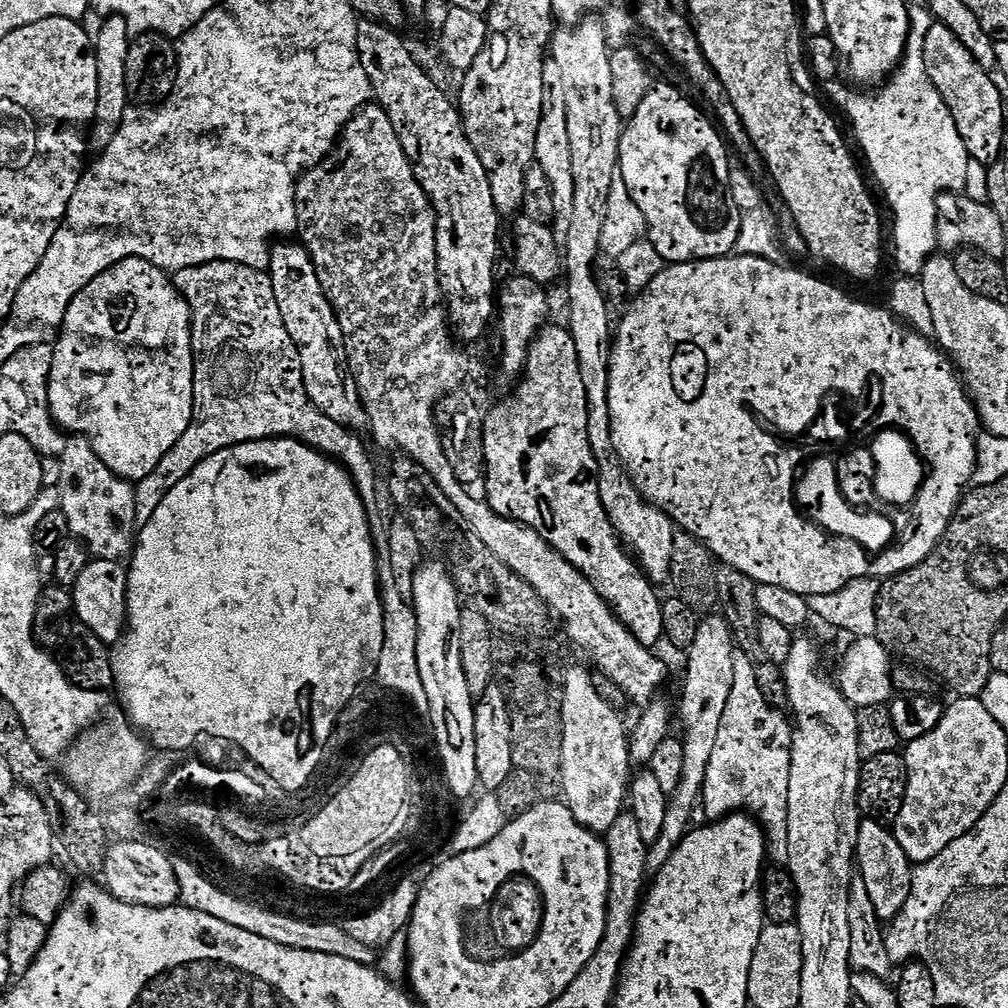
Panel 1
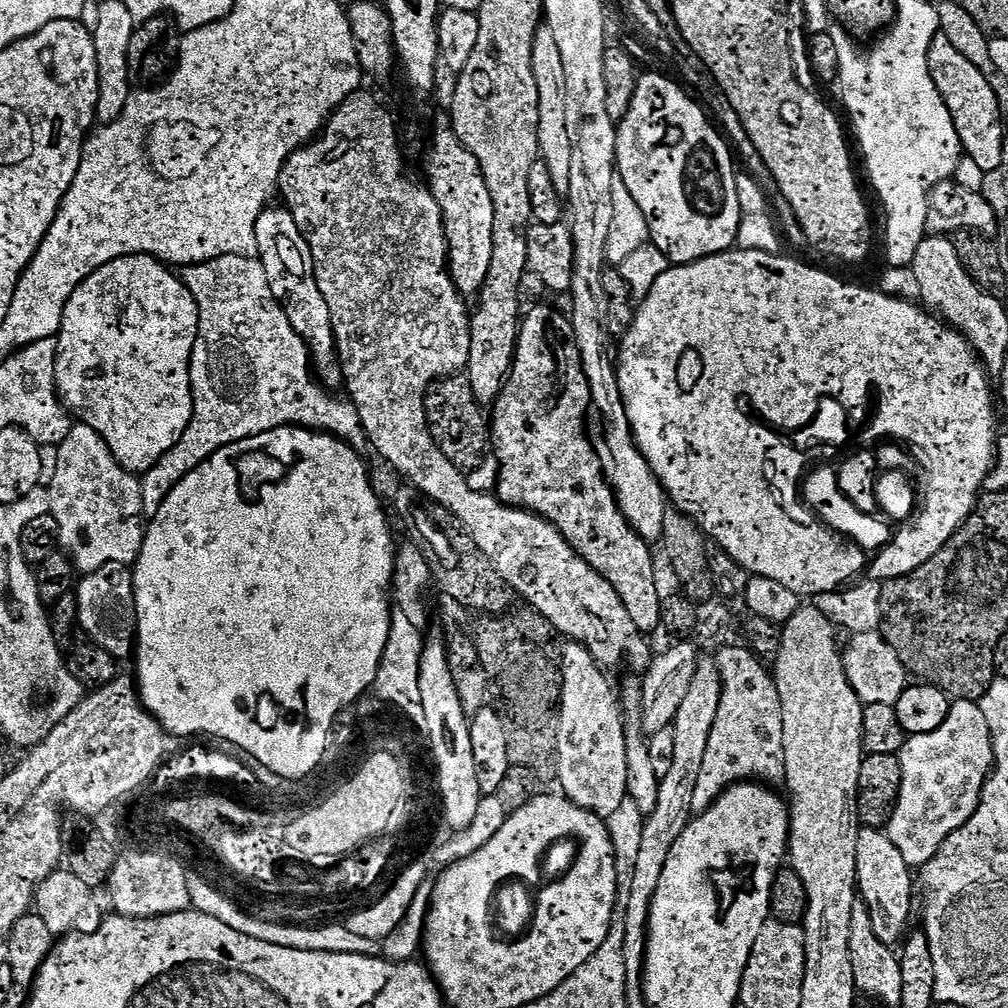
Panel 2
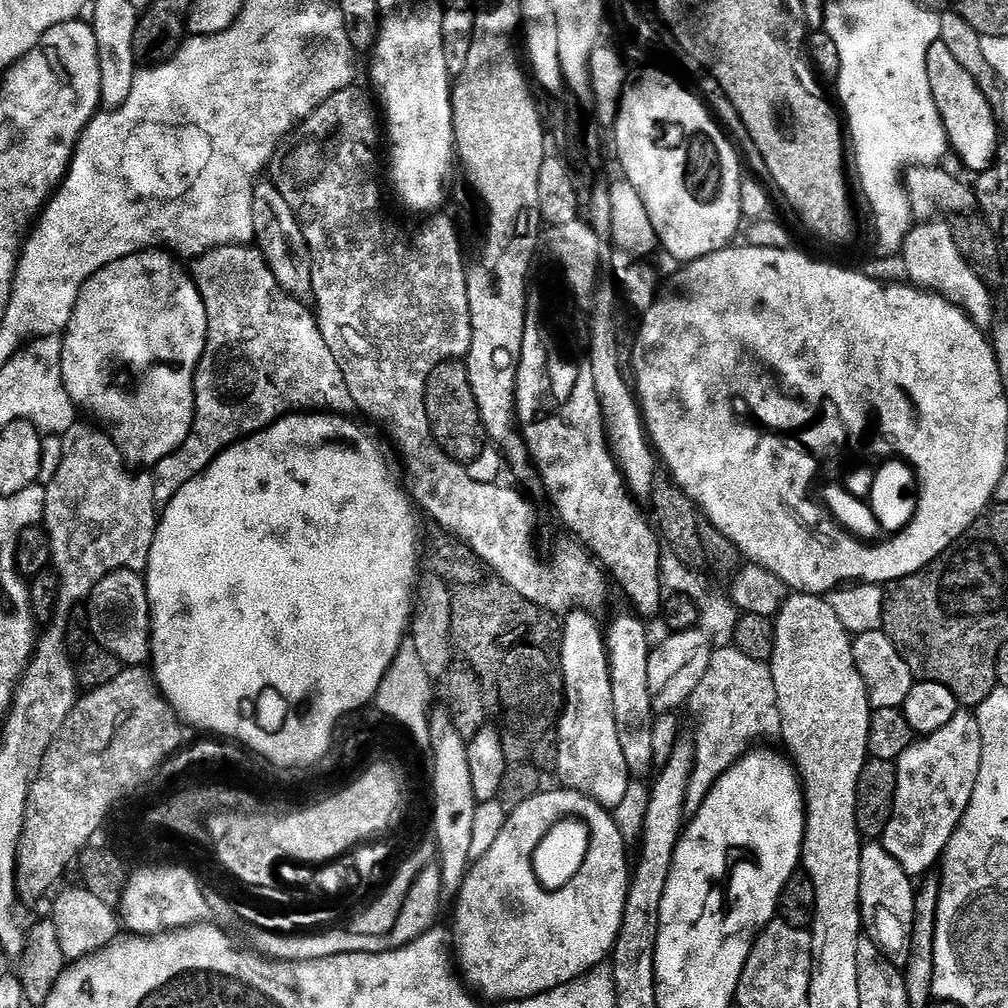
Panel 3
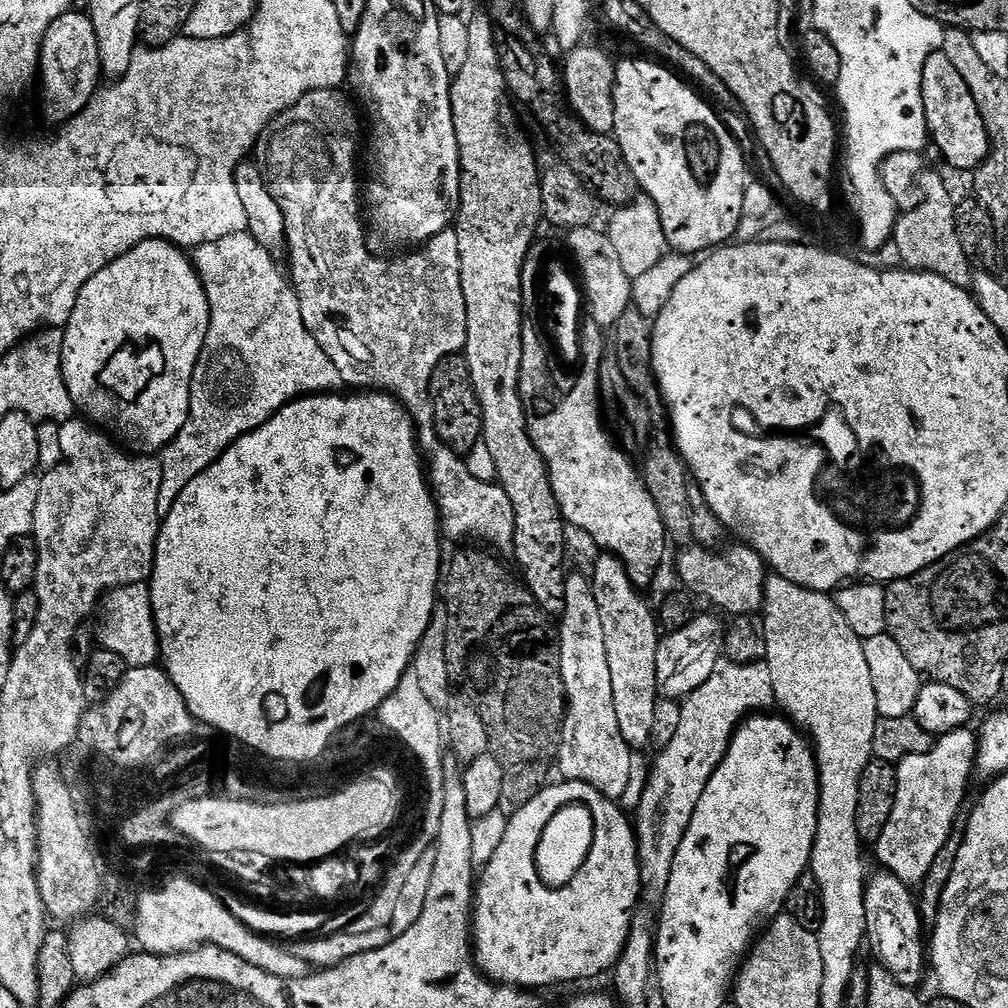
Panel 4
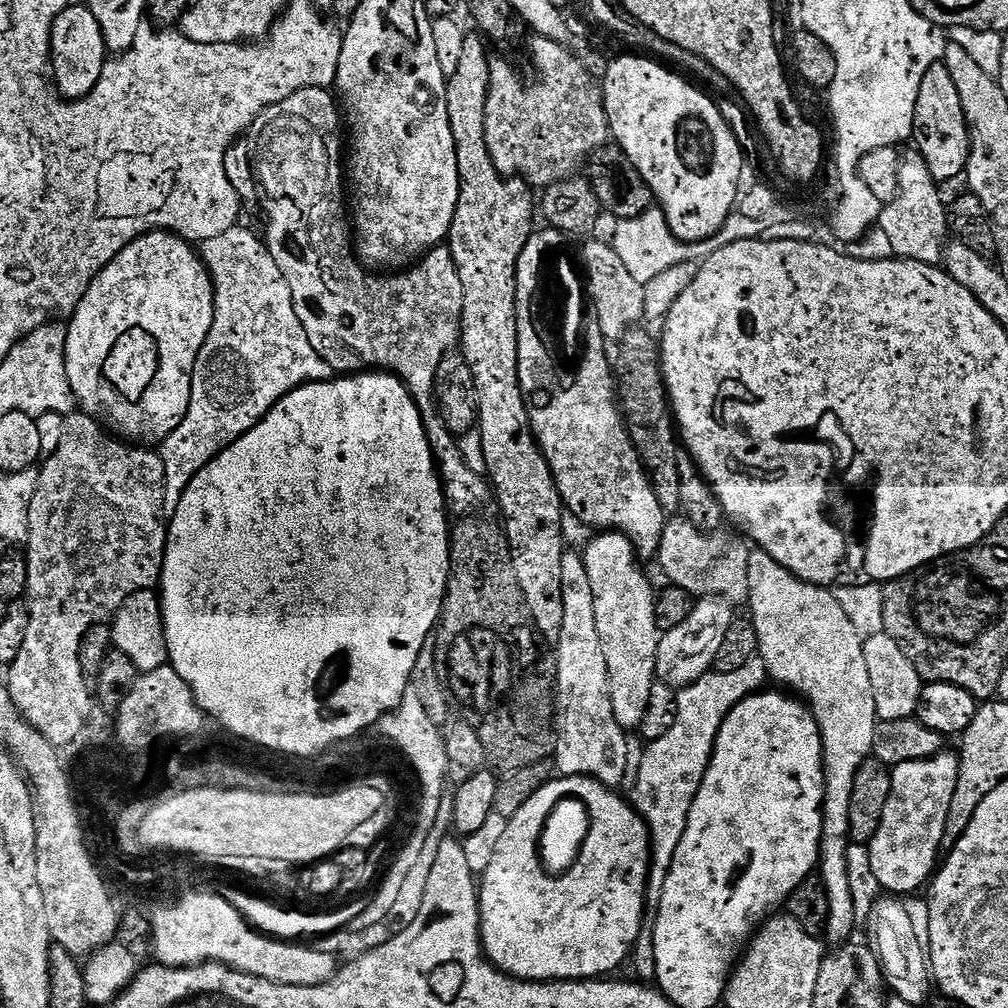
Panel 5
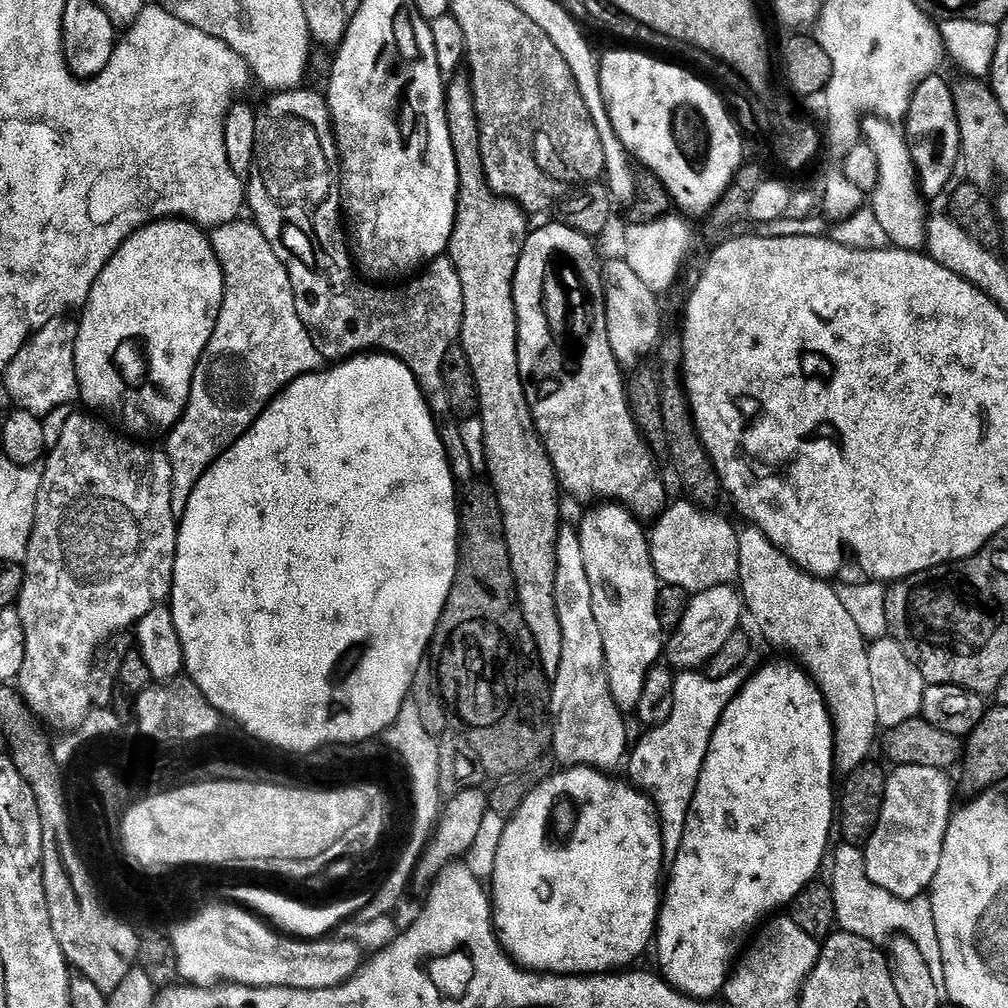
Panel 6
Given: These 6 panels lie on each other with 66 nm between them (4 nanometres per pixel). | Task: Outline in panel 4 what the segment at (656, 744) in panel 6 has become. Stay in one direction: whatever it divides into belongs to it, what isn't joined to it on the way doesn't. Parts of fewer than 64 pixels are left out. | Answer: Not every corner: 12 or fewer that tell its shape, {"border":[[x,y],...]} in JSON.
{"border":[[721,662],[684,697],[634,810],[643,859],[672,859],[770,670]]}

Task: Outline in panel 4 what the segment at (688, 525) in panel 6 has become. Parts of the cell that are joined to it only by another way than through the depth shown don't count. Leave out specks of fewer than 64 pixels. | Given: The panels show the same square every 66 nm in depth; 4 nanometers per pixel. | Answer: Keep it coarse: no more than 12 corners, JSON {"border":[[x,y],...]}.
{"border":[[747,544],[699,546],[676,560],[701,601],[752,616],[764,607],[766,565]]}

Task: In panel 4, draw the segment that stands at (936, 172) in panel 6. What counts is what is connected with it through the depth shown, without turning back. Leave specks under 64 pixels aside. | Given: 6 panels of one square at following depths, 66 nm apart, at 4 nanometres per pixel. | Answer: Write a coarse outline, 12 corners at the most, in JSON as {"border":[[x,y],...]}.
{"border":[[943,50],[922,70],[931,143],[952,168],[975,170],[988,135]]}

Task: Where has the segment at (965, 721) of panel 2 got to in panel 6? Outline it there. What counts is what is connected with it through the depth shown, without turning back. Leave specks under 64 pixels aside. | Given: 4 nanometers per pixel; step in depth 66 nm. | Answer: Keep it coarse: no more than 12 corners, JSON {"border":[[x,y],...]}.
{"border":[[896,766],[862,849],[869,879],[925,895],[954,815],[945,769]]}

